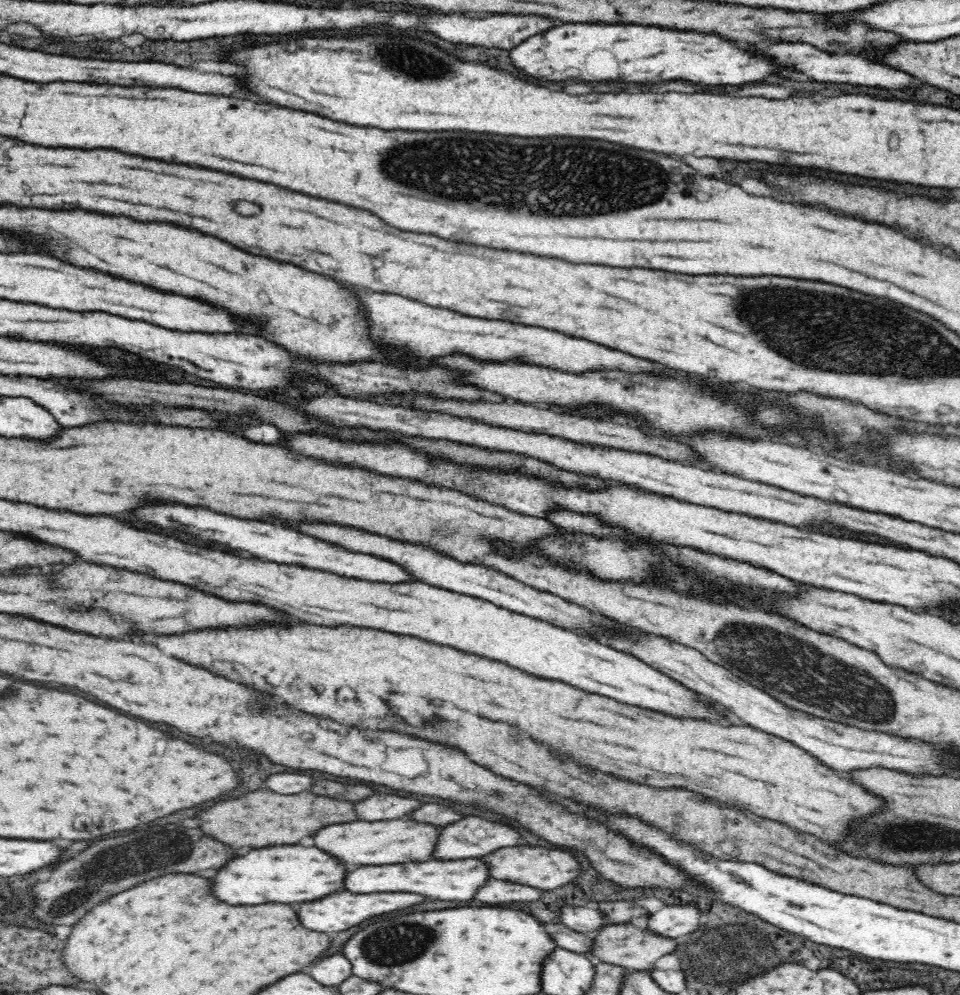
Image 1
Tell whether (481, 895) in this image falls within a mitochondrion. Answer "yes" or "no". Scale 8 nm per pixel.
no

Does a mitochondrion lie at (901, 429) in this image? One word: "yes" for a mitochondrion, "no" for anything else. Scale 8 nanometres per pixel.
no

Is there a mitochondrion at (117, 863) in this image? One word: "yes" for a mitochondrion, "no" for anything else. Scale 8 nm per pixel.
yes

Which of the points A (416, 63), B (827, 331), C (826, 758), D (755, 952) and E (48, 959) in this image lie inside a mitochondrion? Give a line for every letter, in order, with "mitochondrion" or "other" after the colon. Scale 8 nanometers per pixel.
A: mitochondrion
B: mitochondrion
C: other
D: mitochondrion
E: mitochondrion

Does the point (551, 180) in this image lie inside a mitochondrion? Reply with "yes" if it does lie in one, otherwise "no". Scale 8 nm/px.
yes

